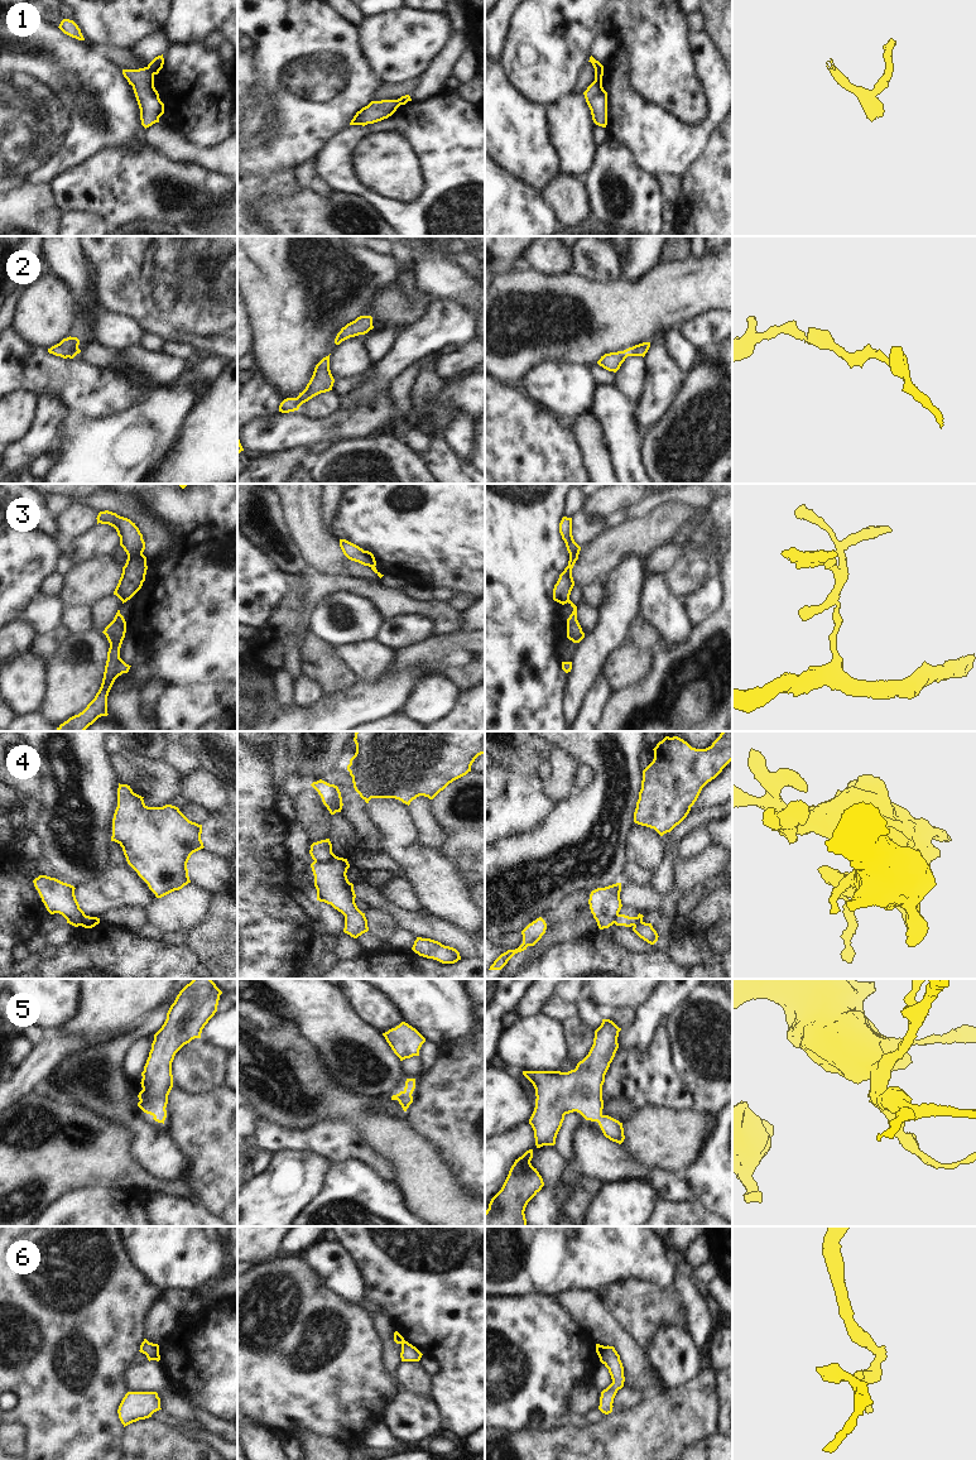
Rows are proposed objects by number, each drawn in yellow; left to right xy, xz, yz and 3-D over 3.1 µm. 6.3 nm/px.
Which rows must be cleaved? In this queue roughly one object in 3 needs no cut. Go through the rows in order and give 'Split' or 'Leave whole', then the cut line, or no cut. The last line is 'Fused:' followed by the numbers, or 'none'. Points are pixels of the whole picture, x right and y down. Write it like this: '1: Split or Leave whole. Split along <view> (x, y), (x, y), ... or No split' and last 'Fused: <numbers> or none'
1: Split. Split along yz (602, 68), (595, 73)
2: Leave whole. No split
3: Split. Split along xy (126, 599), (123, 601)
4: Split. Split along xy (85, 915), (78, 921), (67, 920)
5: Leave whole. No split
6: Split. Split along xz (404, 1340), (402, 1344)
Fused: 1, 3, 4, 6

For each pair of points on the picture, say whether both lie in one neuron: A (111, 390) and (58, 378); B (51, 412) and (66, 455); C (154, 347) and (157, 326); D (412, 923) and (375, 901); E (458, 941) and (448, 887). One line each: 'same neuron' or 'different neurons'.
A: same neuron
B: different neurons
C: different neurons
D: same neuron
E: different neurons

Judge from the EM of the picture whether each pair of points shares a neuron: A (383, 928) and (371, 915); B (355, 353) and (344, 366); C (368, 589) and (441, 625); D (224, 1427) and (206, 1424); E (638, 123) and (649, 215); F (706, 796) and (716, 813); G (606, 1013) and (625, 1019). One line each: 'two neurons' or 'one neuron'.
A: one neuron
B: one neuron
C: one neuron
D: one neuron
E: two neurons
F: two neurons
G: one neuron

